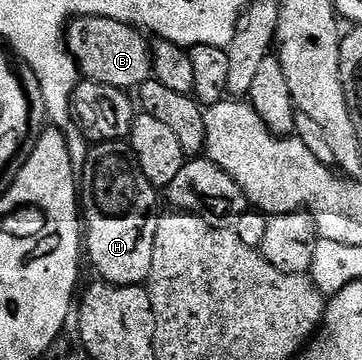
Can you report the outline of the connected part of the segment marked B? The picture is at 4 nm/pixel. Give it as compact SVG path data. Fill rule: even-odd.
M78 16L69 21L65 34L65 45L75 58L77 71L86 80L103 82L103 86L115 86L126 90L140 89L153 76L153 49L150 41L145 41L146 33L138 30L132 24L125 24L115 18L106 16Z

